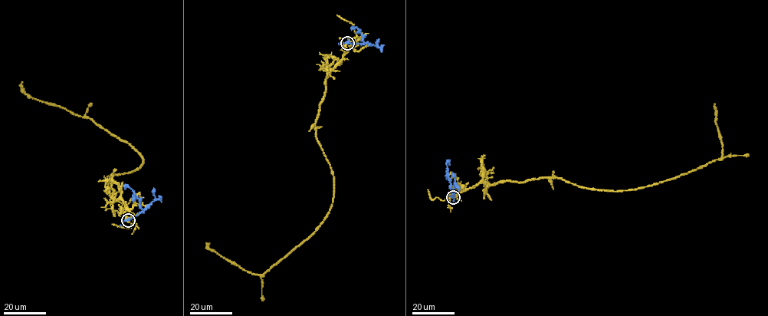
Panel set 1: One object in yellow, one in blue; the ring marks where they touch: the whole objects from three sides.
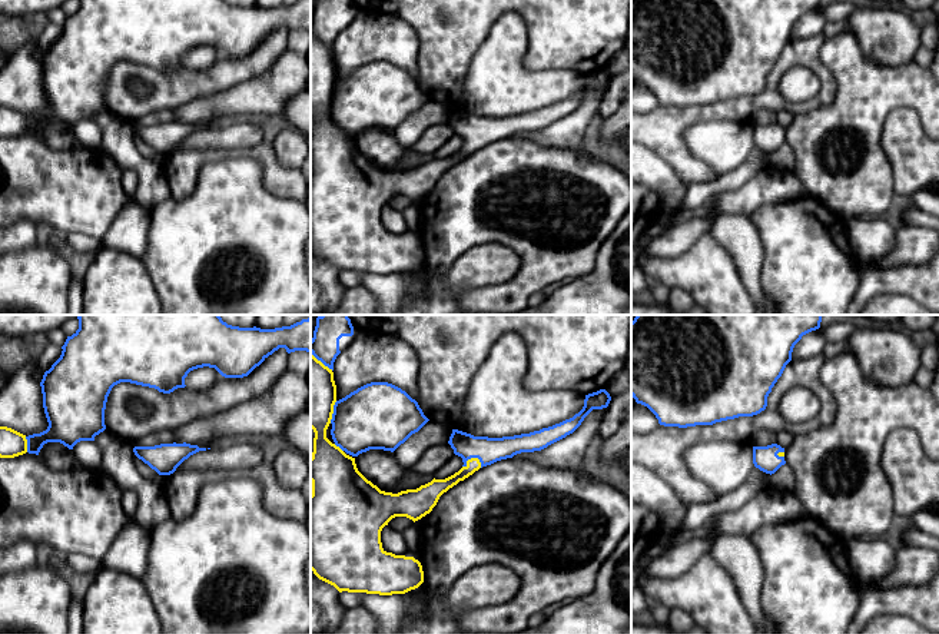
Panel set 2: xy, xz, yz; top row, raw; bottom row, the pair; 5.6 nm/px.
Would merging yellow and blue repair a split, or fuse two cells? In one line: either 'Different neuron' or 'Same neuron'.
Different neuron

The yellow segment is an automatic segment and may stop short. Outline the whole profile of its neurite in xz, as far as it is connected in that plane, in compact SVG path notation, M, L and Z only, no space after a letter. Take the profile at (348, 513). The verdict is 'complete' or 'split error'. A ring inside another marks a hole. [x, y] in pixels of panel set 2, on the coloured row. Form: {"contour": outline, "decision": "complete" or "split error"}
{"contour": "M311 352L311 428L315 432L311 457L311 570L339 592L405 594L424 582L422 565L414 557L386 552L381 542L382 528L395 517L407 517L414 522L425 517L444 492L478 471L481 462L471 458L454 475L434 478L417 489L398 494L381 491L358 471L355 458L326 438L335 402L334 372Z", "decision": "complete"}

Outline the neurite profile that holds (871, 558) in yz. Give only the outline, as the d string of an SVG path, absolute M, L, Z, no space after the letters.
M853 538L846 541L849 565L857 580L873 582L895 570L895 548L882 538Z

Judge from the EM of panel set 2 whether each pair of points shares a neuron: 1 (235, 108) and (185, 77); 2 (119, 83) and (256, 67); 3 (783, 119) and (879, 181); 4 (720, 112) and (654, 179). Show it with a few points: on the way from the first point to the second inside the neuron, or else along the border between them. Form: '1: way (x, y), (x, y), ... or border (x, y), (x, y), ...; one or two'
1: border (245, 80), (212, 95), (195, 98), (182, 106); two
2: way (153, 76), (161, 82), (211, 82), (222, 75); one
3: border (795, 115), (785, 129); two
4: border (646, 146), (656, 152), (689, 185); two

